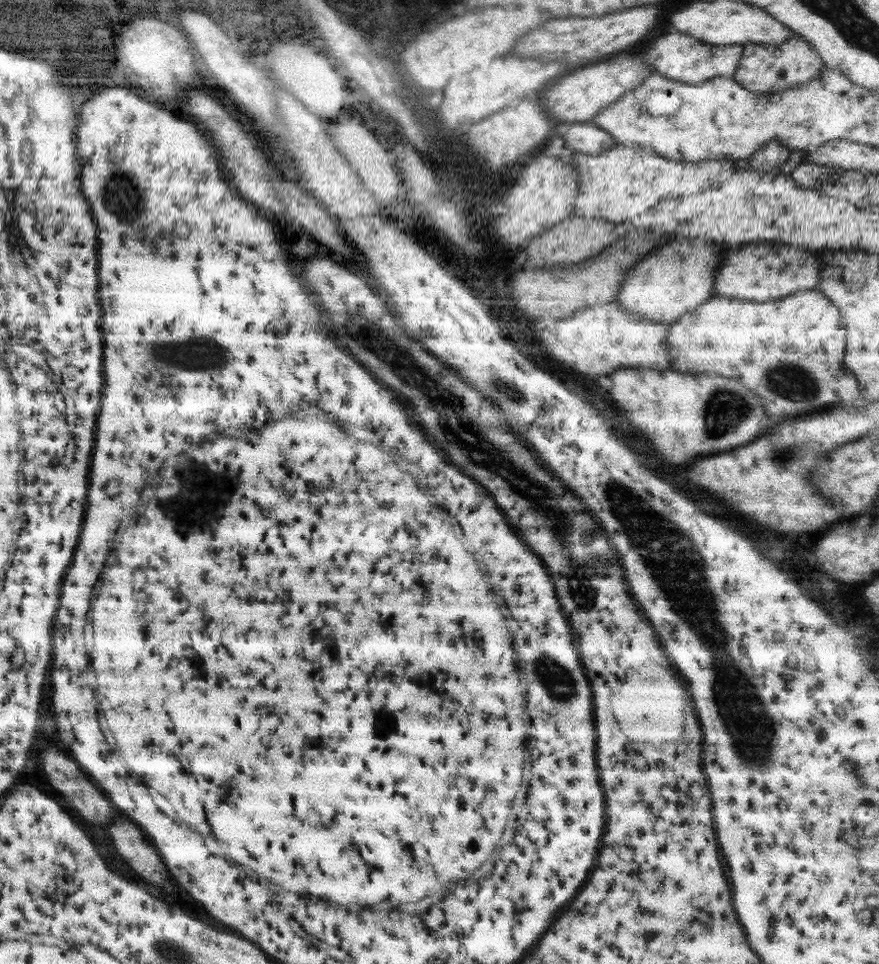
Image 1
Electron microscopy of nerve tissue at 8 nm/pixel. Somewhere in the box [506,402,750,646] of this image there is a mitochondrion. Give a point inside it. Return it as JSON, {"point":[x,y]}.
{"point":[582,596]}

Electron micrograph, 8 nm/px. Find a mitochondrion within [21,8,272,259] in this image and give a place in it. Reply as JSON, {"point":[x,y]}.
{"point":[122,193]}

